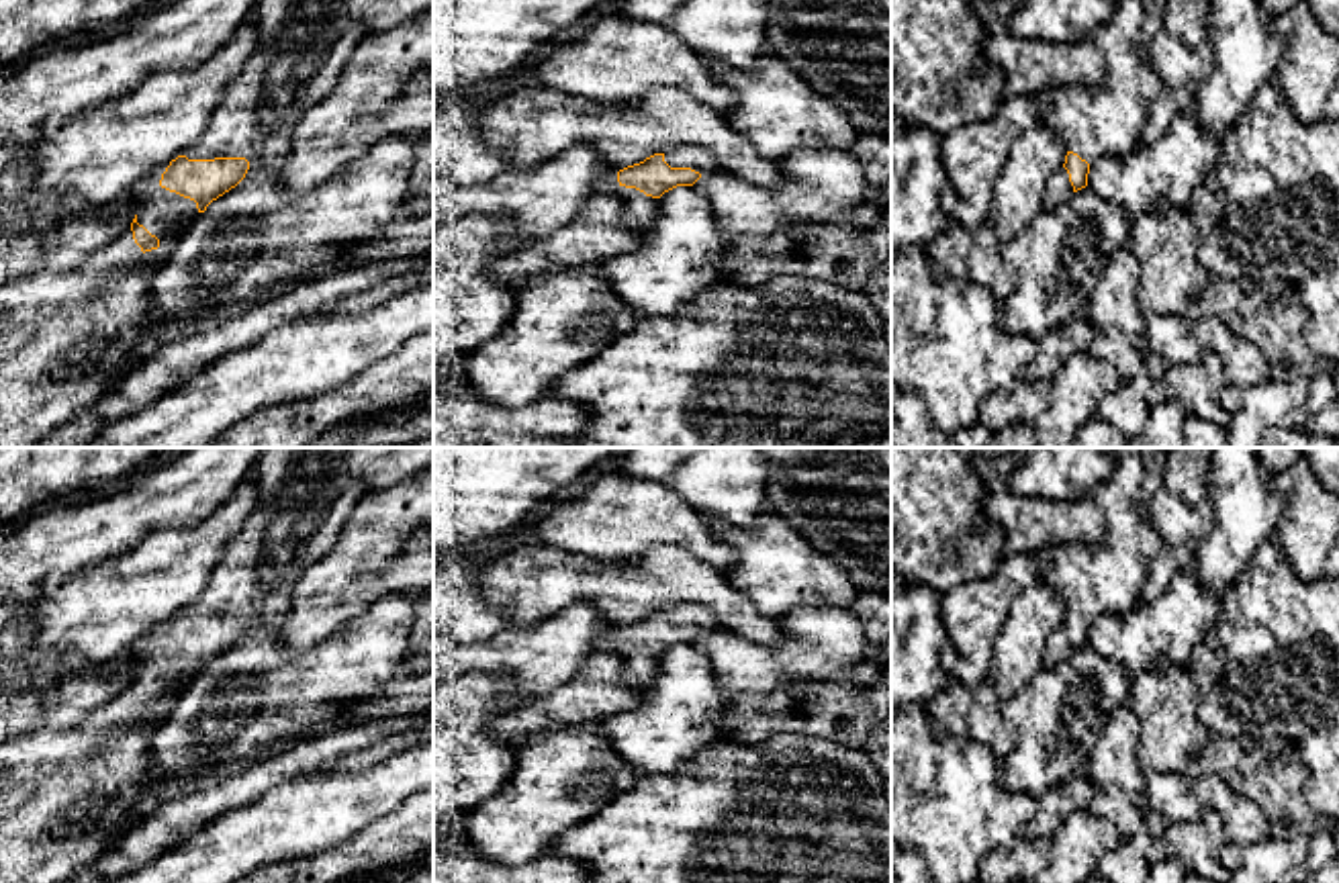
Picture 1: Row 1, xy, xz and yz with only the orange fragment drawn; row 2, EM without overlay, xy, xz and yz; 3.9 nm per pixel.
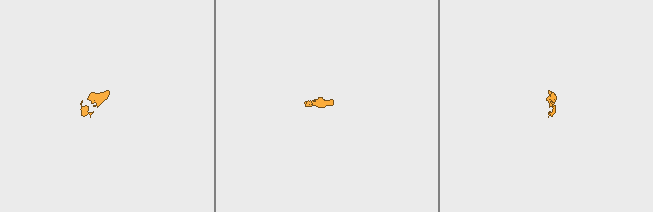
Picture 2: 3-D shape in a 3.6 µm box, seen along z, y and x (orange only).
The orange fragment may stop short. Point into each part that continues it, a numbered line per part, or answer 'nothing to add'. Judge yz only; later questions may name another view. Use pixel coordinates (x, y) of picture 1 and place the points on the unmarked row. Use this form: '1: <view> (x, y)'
1: yz (1109, 579)
2: yz (1057, 648)

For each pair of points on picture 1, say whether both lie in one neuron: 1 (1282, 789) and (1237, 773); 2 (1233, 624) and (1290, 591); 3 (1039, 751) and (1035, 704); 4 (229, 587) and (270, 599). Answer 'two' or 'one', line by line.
1: one
2: one
3: one
4: one

